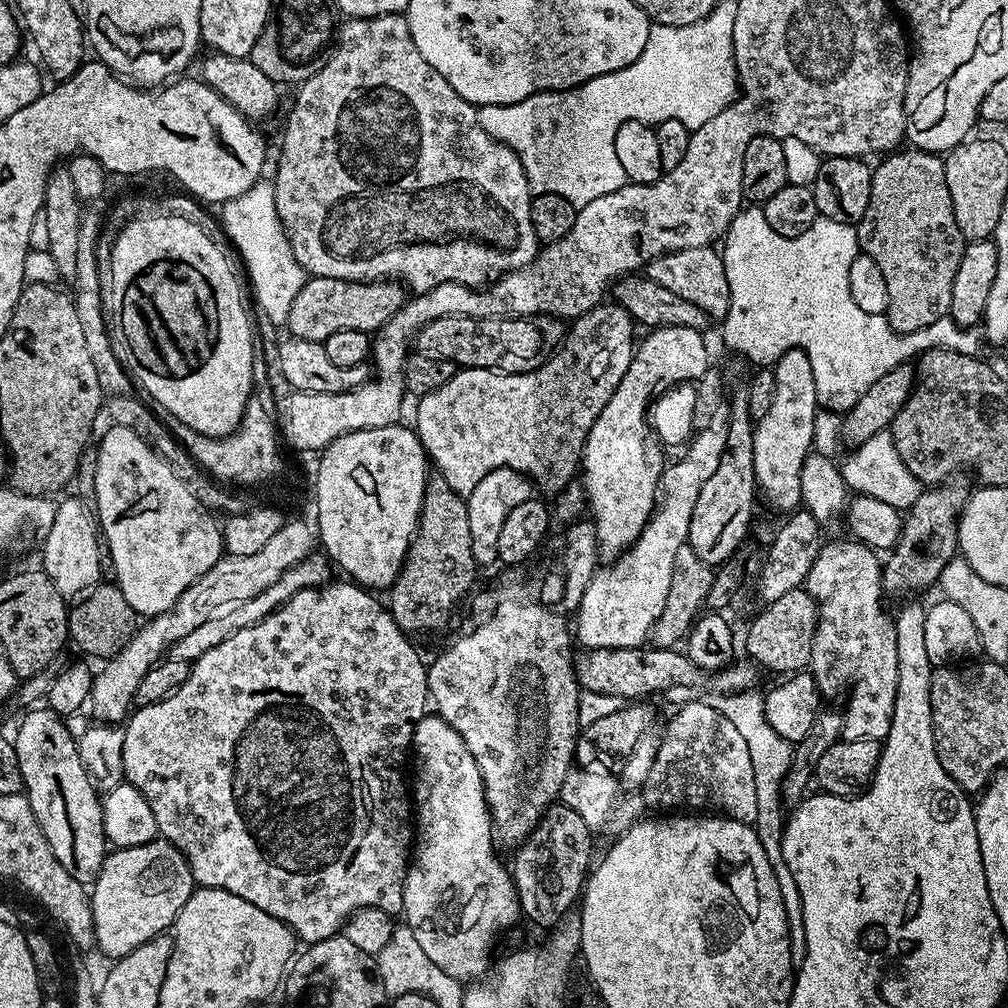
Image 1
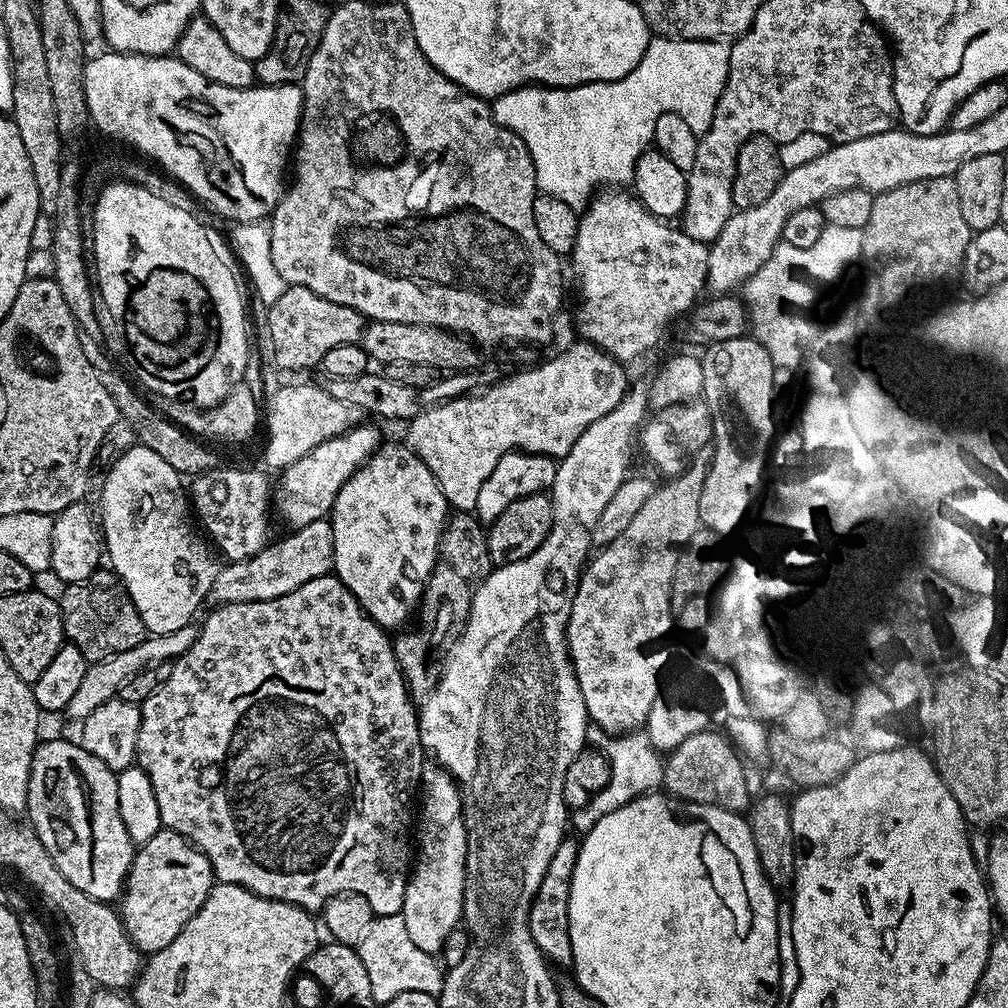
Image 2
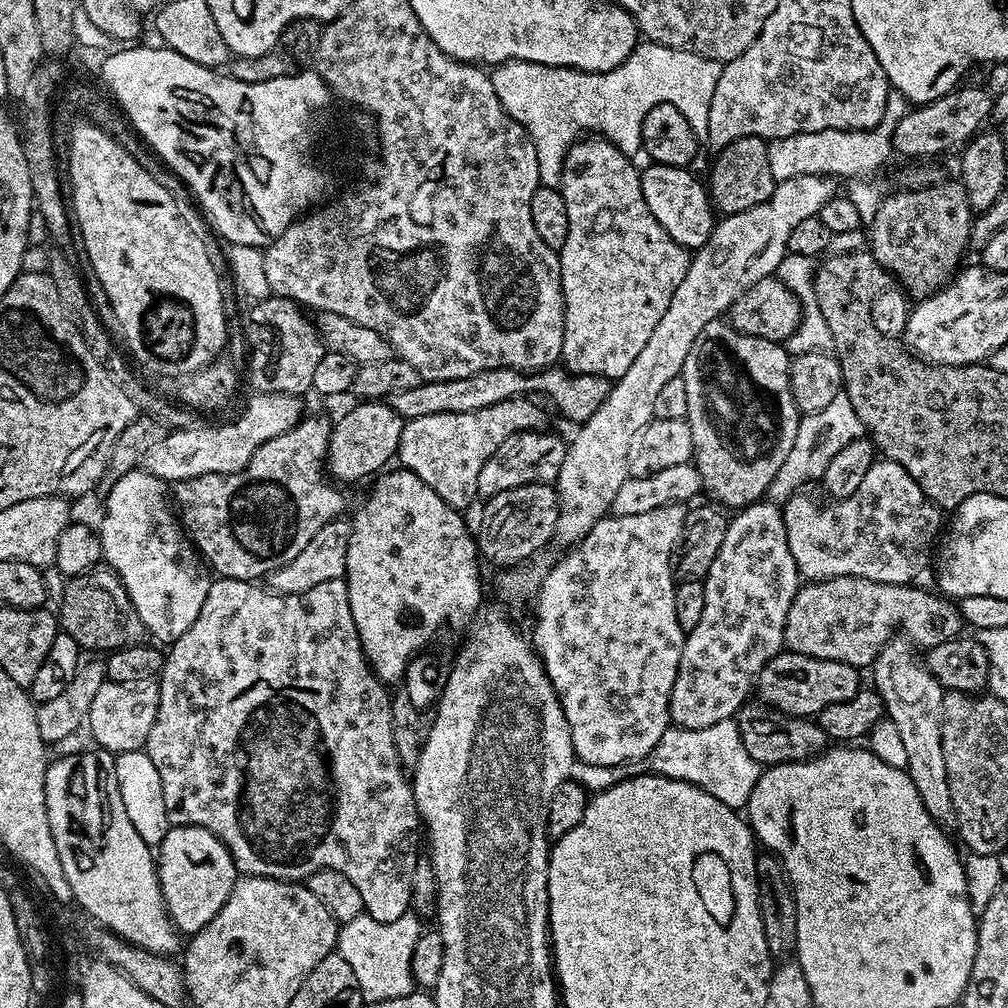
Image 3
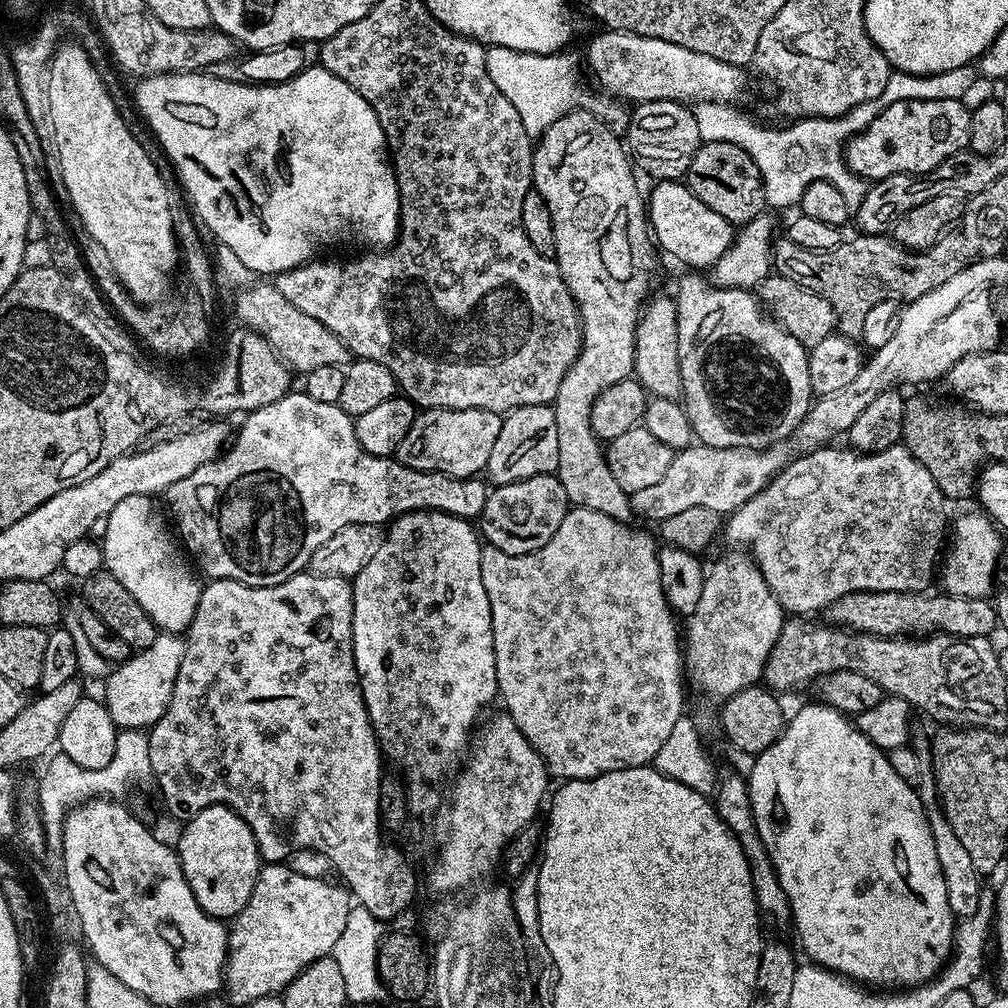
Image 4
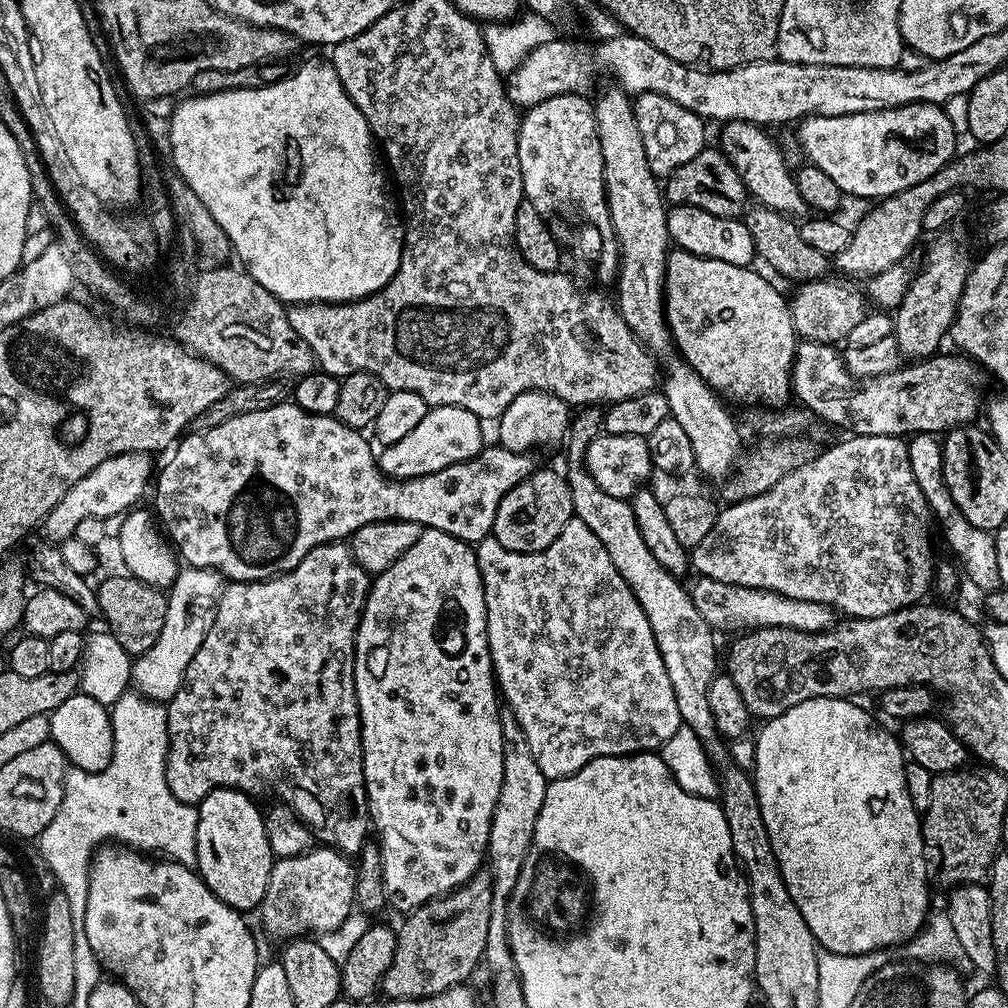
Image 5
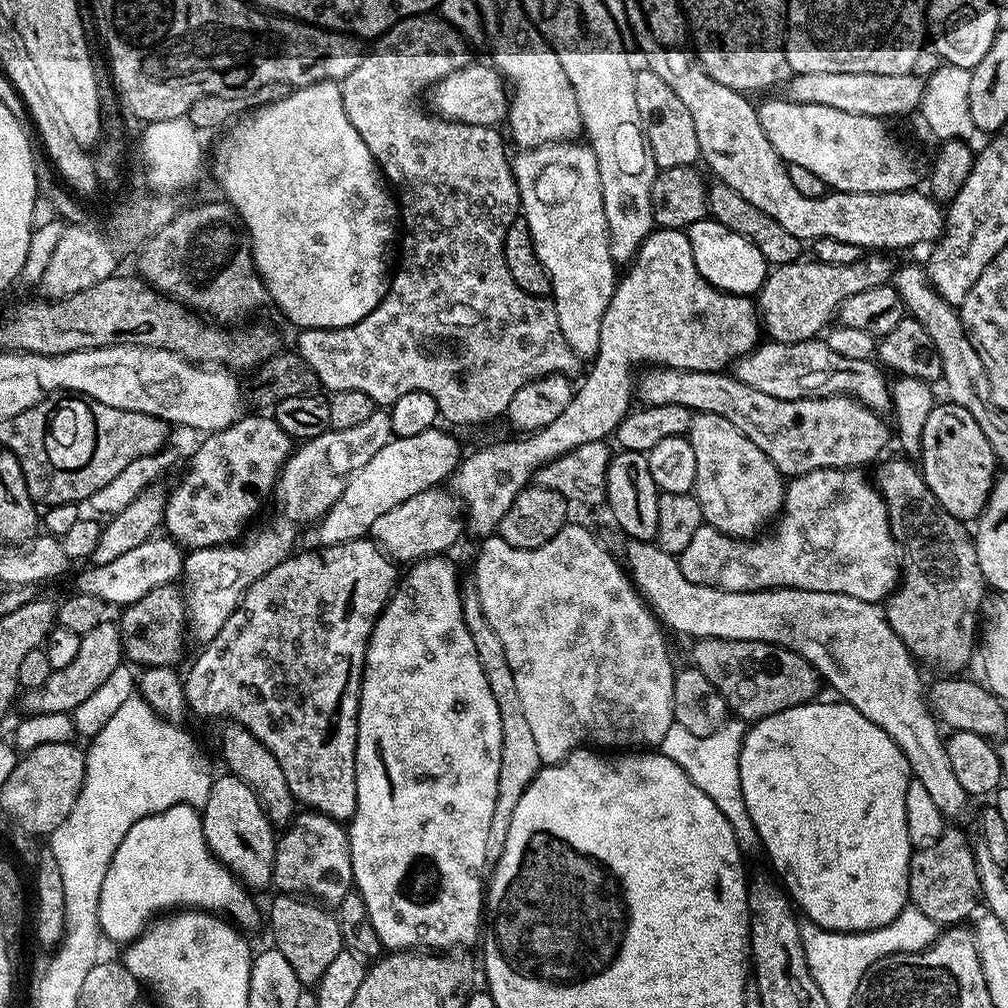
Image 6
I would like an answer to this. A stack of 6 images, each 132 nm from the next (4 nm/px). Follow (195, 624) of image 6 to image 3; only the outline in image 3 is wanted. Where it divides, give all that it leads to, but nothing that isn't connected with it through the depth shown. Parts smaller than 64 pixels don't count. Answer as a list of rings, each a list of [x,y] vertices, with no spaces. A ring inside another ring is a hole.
[[[105,679],[98,694],[94,694],[94,702],[90,702],[87,731],[92,731],[93,738],[97,740],[95,743],[101,749],[113,754],[143,749],[150,738],[150,726],[154,726],[154,718],[158,714],[159,697],[159,683],[123,684]]]

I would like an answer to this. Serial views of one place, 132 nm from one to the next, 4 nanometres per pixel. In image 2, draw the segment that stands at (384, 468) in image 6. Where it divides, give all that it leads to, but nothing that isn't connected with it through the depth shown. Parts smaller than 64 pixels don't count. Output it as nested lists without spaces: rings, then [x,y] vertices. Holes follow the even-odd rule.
[[[575,342],[565,352],[557,354],[553,360],[544,360],[537,368],[528,368],[525,372],[516,372],[481,387],[457,400],[448,400],[445,404],[433,404],[417,411],[416,416],[407,425],[408,440],[416,457],[434,474],[440,483],[442,494],[448,500],[449,509],[458,512],[475,513],[478,502],[478,486],[490,478],[490,470],[507,452],[533,452],[543,456],[559,458],[565,456],[578,442],[582,430],[590,422],[598,422],[602,414],[610,414],[614,406],[630,386],[630,379],[624,373],[625,365],[614,359],[608,352],[603,352],[597,344]]]

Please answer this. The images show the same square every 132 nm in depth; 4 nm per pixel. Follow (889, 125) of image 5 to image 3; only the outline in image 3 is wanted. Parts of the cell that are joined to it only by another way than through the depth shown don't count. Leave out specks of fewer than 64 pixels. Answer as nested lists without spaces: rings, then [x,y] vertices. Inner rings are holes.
[[[958,86],[953,92],[947,92],[942,98],[938,98],[929,104],[922,104],[913,107],[912,112],[908,112],[900,121],[895,121],[892,129],[892,147],[897,153],[901,152],[904,156],[928,156],[924,158],[936,158],[939,152],[948,152],[951,148],[959,149],[968,143],[973,136],[977,135],[985,127],[984,119],[994,112],[994,96],[989,92],[987,87],[964,88]]]

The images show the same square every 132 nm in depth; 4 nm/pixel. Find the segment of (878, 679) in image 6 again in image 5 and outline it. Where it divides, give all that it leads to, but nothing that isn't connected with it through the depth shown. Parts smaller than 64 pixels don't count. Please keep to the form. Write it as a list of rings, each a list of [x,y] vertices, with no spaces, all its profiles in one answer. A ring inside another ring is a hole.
[[[697,575],[695,579],[696,581],[690,584],[692,601],[694,606],[698,606],[698,614],[702,614],[702,618],[706,618],[706,622],[713,630],[720,630],[720,628],[740,628],[736,630],[793,628],[803,632],[822,632],[824,629],[832,627],[838,620],[837,613],[833,609],[818,602],[802,602],[798,598],[786,598],[777,592],[767,592],[761,588],[743,588],[737,584],[718,582],[714,578],[706,578],[701,575]]]

